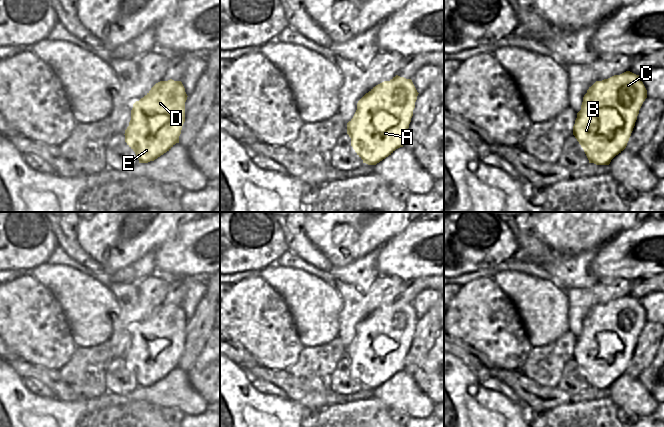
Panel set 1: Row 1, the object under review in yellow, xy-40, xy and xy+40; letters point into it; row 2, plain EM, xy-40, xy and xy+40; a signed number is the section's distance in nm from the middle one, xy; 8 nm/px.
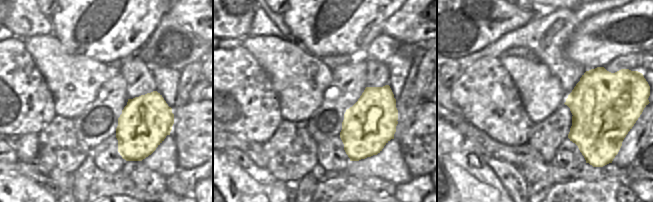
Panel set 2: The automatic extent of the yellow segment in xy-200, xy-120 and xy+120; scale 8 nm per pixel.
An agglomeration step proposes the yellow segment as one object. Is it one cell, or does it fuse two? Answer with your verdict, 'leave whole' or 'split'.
leave whole

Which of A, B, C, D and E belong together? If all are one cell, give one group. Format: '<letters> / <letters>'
A B C D E

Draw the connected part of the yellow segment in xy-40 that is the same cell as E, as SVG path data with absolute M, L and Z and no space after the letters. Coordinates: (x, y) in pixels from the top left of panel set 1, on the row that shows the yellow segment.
M160 81L139 101L133 104L131 120L125 130L125 142L135 152L139 163L154 161L179 143L185 122L187 94L181 81Z

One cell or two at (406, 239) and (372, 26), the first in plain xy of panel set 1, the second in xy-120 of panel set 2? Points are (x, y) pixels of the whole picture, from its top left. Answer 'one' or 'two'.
two

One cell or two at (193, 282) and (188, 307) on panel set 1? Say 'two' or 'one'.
one

